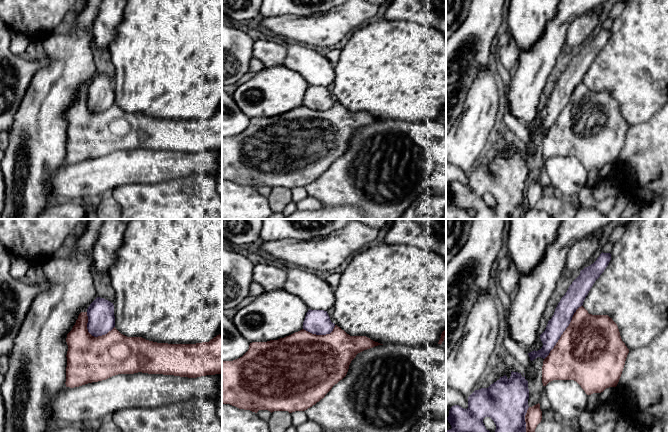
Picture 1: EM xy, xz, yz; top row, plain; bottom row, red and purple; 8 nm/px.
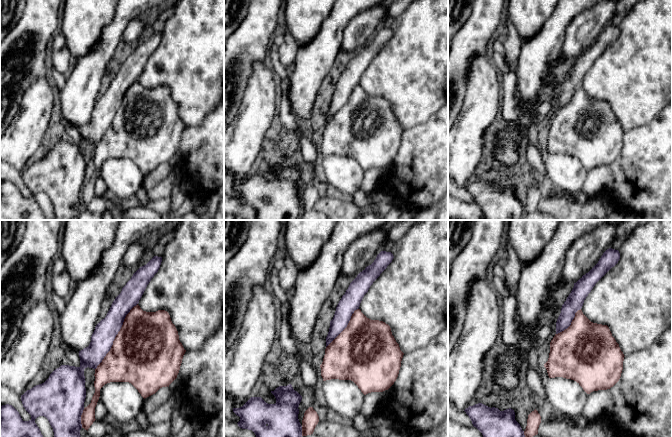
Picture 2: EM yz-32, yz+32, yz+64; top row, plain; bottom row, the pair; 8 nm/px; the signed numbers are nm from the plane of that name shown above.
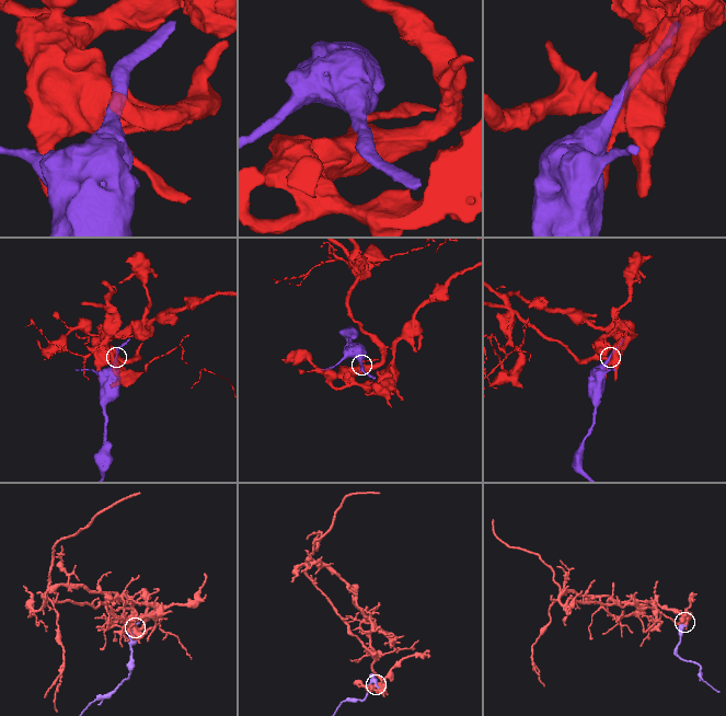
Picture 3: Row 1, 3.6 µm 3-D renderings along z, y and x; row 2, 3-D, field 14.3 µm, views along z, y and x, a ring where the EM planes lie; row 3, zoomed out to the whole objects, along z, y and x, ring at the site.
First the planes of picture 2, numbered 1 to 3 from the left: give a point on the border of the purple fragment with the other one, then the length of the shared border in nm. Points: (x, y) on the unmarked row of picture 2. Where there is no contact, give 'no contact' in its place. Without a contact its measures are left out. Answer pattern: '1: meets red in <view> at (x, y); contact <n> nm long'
1: meets red in yz-32 at (116, 112); contact 650 nm long
2: meets red in yz+32 at (346, 103); contact 420 nm long
3: meets red in yz+64 at (571, 99); contact 300 nm long

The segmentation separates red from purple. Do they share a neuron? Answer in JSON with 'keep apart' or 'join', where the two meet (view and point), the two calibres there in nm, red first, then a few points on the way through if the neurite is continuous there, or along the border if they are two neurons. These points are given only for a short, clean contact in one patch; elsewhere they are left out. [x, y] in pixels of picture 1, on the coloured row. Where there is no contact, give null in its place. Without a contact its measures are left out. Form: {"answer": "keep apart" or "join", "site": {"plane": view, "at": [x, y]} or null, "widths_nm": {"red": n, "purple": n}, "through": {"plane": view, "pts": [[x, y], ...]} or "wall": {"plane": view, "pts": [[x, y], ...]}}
{"answer": "join", "site": {"plane": "yz", "at": [563, 332]}, "widths_nm": {"red": 500, "purple": 160}}

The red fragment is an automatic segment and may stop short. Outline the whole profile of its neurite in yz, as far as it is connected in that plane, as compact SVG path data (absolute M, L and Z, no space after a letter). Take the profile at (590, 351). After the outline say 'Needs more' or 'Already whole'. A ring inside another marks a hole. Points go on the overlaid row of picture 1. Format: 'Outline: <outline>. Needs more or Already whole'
Outline: M601 253L597 260L580 271L558 303L554 315L540 335L543 346L528 353L530 360L544 359L542 383L553 380L574 380L587 395L616 387L621 377L629 349L622 341L617 324L608 315L592 315L582 306L595 281L611 260L610 253Z. Needs more

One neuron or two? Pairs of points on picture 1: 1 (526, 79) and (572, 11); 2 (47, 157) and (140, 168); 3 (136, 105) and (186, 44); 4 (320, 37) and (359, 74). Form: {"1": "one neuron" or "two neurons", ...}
{"1": "one neuron", "2": "two neurons", "3": "one neuron", "4": "two neurons"}

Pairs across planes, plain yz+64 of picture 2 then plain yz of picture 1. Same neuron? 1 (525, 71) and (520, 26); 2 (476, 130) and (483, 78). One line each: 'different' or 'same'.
1: different
2: same

